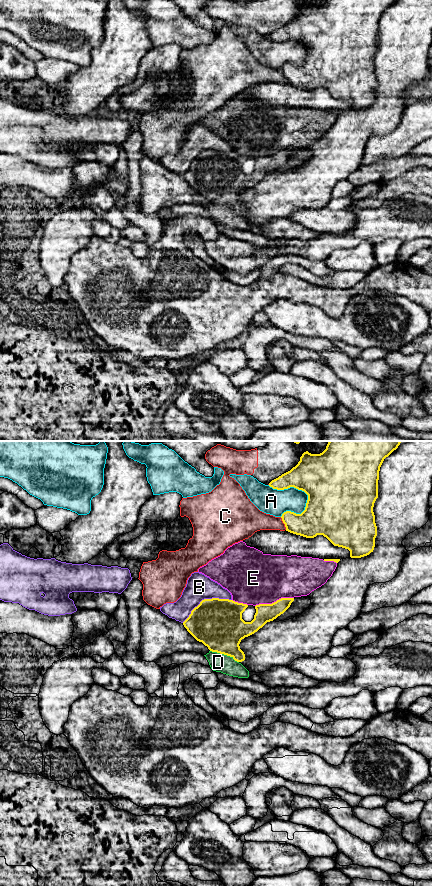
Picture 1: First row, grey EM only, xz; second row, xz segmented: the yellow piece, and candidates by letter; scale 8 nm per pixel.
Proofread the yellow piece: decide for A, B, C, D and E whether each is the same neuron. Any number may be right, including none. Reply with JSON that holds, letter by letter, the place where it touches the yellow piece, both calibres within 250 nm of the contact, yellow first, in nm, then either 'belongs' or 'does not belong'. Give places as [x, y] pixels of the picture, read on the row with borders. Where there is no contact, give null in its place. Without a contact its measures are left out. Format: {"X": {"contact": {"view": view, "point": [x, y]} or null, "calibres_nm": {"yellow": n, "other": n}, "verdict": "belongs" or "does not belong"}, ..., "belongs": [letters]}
{"A": {"contact": {"view": "xz", "point": [295, 487]}, "calibres_nm": {"yellow": 400, "other": 220}, "verdict": "does not belong"}, "B": {"contact": {"view": "xz", "point": [205, 599]}, "calibres_nm": {"yellow": 400, "other": 200}, "verdict": "does not belong"}, "C": {"contact": {"view": "xz", "point": [283, 522]}, "calibres_nm": {"yellow": 240, "other": 190}, "verdict": "does not belong"}, "D": {"contact": {"view": "xz", "point": [224, 654]}, "calibres_nm": {"yellow": 400, "other": 150}, "verdict": "belongs"}, "E": {"contact": {"view": "xz", "point": [274, 602]}, "calibres_nm": {"yellow": 150, "other": 420}, "verdict": "does not belong"}, "belongs": ["D"]}

